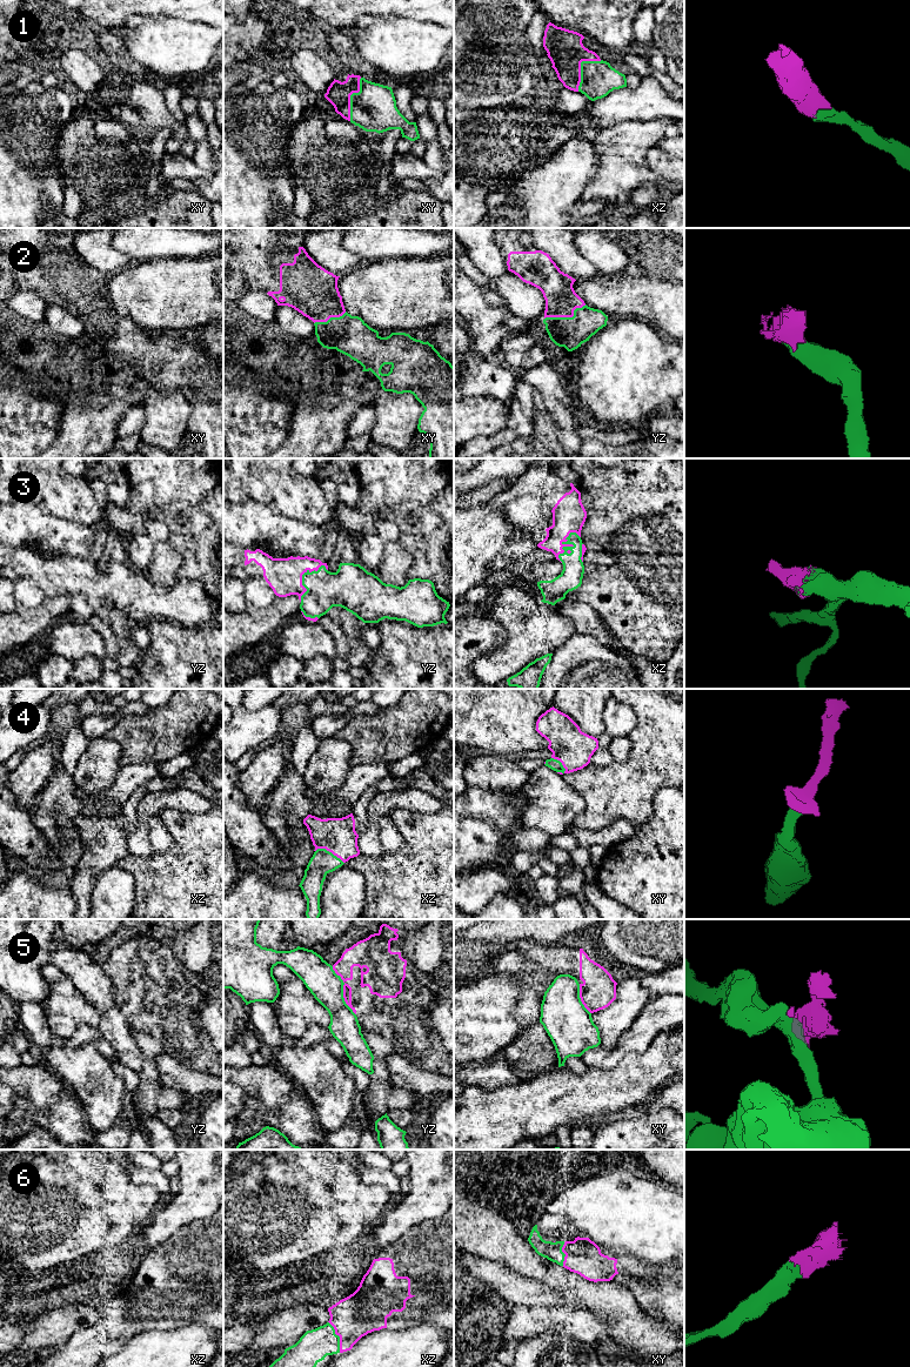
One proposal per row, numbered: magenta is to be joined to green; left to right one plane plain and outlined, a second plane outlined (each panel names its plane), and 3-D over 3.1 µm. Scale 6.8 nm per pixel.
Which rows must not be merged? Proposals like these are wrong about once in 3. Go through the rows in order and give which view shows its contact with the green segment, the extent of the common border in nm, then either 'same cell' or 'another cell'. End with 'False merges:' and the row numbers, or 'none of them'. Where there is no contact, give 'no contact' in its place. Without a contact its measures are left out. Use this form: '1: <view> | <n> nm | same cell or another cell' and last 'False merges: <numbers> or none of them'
1: xz | 280 nm | same cell
2: yz | 300 nm | same cell
3: xz | 240 nm | same cell
4: xz | 220 nm | same cell
5: yz | 380 nm | another cell
6: xz | 240 nm | same cell
False merges: 5

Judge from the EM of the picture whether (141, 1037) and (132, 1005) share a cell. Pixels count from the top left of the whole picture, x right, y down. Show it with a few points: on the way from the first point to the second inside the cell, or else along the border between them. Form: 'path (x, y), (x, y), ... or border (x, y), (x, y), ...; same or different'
border (131, 1026), (152, 1034), (162, 1047); different

